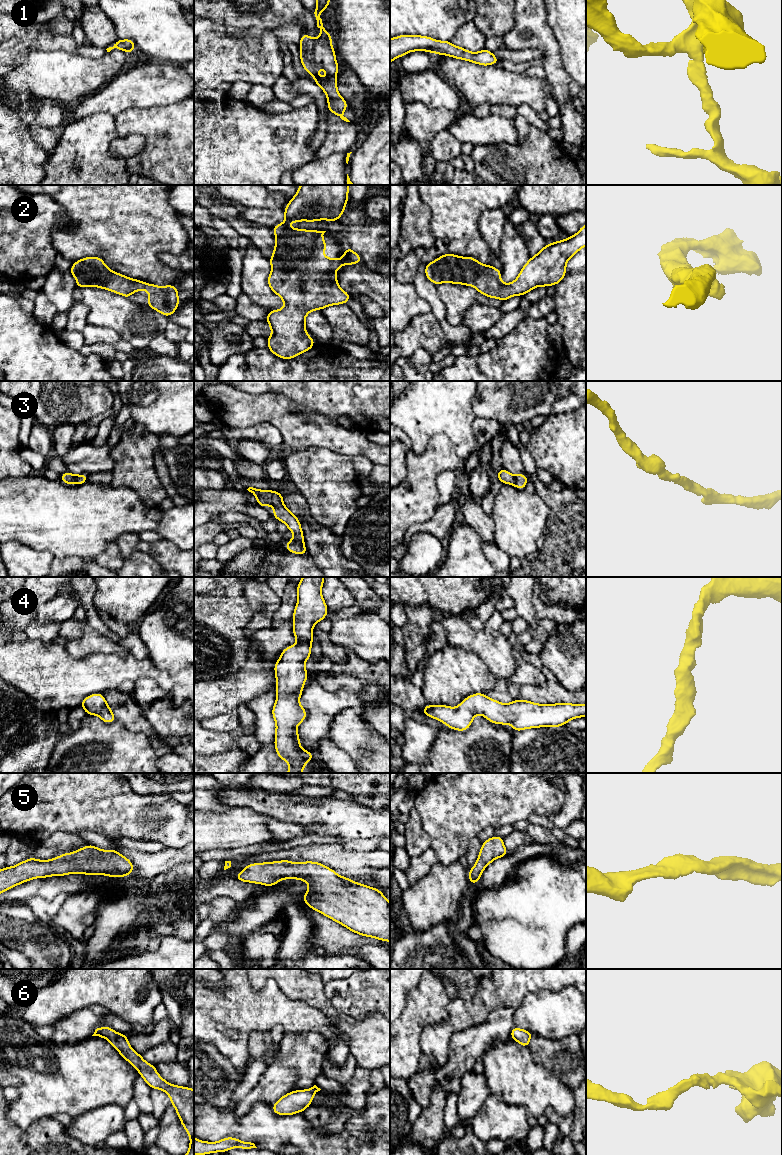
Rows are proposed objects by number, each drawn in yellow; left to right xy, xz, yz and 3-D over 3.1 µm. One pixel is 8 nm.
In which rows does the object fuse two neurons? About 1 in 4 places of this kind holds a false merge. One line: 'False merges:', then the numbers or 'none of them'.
False merges: none of them

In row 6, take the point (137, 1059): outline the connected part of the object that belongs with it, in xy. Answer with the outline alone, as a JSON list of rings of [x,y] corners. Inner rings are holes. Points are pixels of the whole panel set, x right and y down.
[[[99,1027],[92,1036],[106,1038],[110,1044],[135,1067],[151,1089],[165,1091],[175,1107],[181,1124],[190,1135],[189,1151],[185,1155],[194,1155],[194,1090],[167,1083],[157,1072],[155,1065],[148,1064],[128,1043],[125,1034],[115,1032],[111,1027]]]

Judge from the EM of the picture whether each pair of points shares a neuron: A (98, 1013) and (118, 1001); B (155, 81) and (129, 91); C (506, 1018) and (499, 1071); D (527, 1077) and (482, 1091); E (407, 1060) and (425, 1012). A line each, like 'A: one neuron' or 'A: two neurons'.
A: two neurons
B: one neuron
C: two neurons
D: two neurons
E: one neuron

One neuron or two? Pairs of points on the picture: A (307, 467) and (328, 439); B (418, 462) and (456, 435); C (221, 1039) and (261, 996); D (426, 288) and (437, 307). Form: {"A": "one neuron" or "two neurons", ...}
{"A": "two neurons", "B": "two neurons", "C": "one neuron", "D": "one neuron"}

